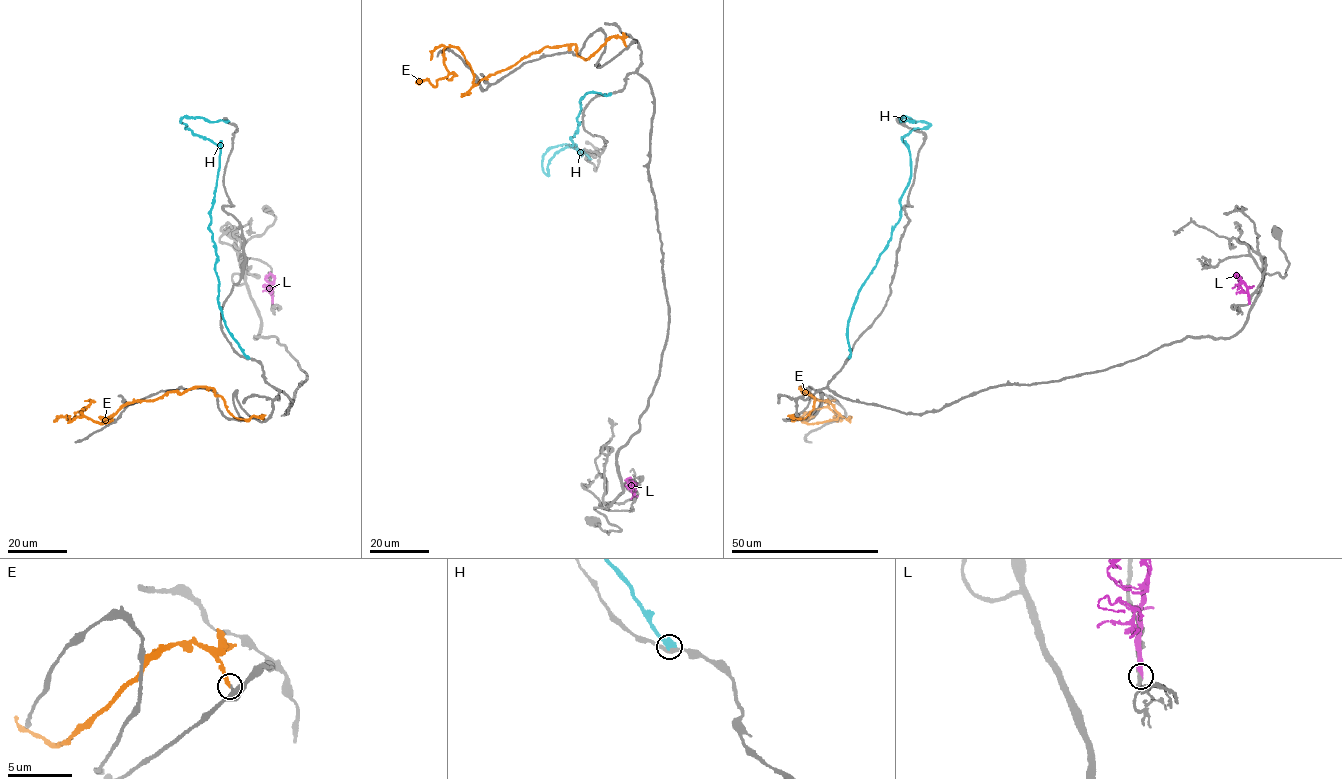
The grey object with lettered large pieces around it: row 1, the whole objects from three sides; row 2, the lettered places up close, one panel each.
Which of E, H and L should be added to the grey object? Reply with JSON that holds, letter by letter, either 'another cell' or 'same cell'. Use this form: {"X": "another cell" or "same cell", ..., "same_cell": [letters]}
{"E": "another cell", "H": "another cell", "L": "another cell", "same_cell": []}

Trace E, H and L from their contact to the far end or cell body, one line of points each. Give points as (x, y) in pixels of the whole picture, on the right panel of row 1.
E: (801, 418), (791, 416), (814, 404), (801, 387), (840, 416), (802, 420), (824, 407), (832, 419)
H: (848, 358), (851, 307), (900, 218), (900, 197), (911, 174), (902, 138), (929, 124), (914, 121)
L: (1249, 302), (1248, 287), (1234, 274), (1242, 278)

